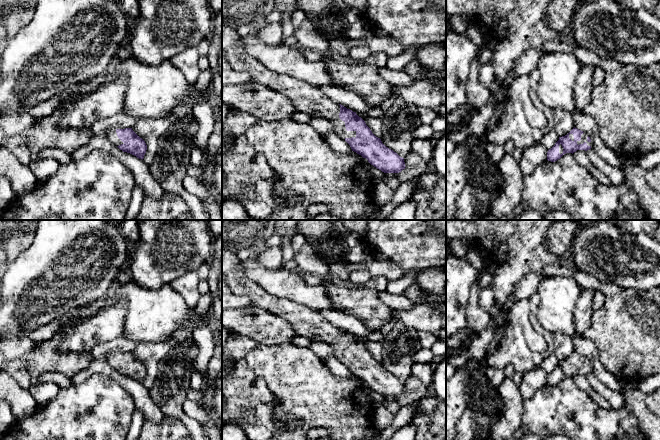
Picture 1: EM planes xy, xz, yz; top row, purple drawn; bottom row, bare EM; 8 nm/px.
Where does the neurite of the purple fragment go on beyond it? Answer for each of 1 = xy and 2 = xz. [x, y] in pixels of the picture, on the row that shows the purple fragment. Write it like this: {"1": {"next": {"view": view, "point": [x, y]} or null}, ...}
{"1": {"next": {"view": "xy", "point": [111, 135]}}, "2": {"next": {"view": "xz", "point": [307, 98]}}}

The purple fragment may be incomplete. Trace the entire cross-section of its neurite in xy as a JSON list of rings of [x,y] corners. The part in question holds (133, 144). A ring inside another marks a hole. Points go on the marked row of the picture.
[[[132,128],[110,130],[106,138],[123,152],[130,153],[143,160],[147,145]]]

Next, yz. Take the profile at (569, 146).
[[[573,128],[567,135],[559,137],[555,145],[548,150],[547,160],[555,162],[566,153],[574,153],[577,150],[591,149],[591,139],[583,131]]]

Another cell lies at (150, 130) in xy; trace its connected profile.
[[[164,117],[164,118],[136,118],[135,124],[131,127],[132,130],[142,138],[147,150],[143,161],[150,165],[158,152],[158,141],[167,132],[169,126],[178,121],[178,117]]]

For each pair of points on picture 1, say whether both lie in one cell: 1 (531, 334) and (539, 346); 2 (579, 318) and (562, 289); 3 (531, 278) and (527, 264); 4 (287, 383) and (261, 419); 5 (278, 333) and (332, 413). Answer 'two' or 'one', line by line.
1: one
2: two
3: two
4: two
5: two

